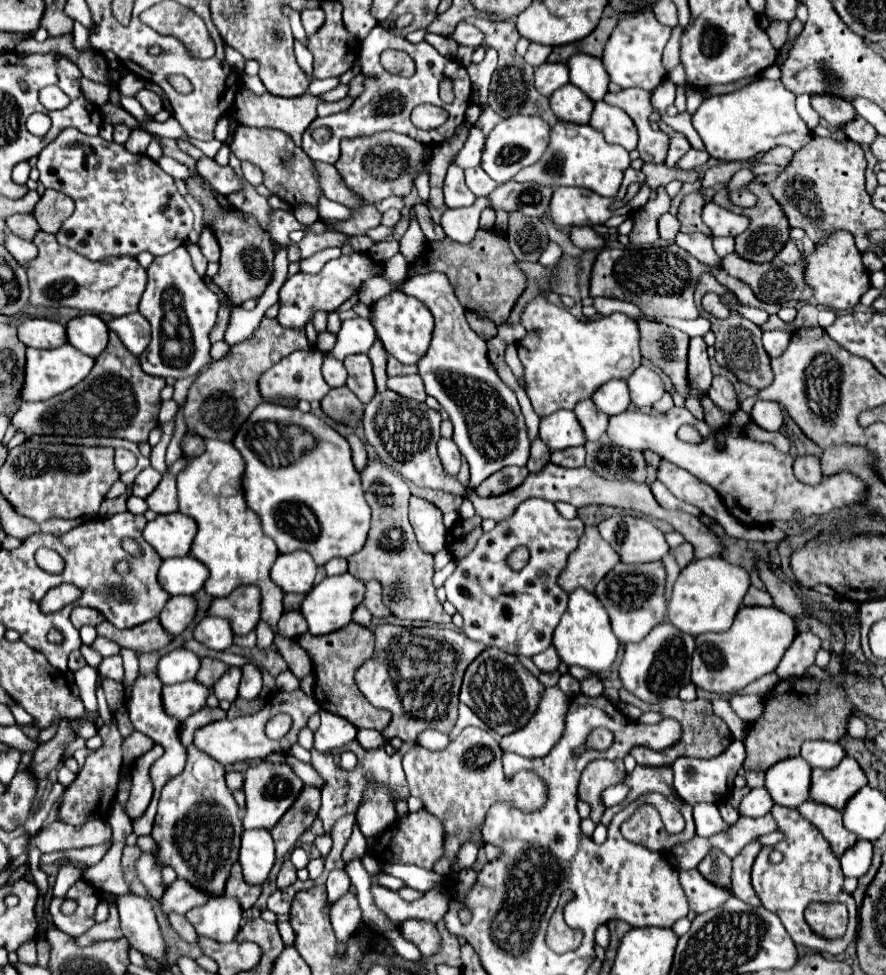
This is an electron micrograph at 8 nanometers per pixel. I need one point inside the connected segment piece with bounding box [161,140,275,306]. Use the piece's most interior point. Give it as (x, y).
(246, 263)

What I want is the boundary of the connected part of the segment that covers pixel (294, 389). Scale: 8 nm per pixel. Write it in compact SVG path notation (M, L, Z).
M312 348L309 351L299 350L286 356L279 361L273 368L269 368L263 376L261 376L261 392L267 396L267 398L277 398L277 396L283 396L283 398L297 398L297 400L321 400L327 392L329 392L329 386L327 382L323 380L321 367L323 363L323 355L317 348Z

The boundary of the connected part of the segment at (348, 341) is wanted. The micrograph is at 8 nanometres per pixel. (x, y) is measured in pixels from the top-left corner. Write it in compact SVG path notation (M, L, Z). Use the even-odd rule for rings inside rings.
M351 318L343 320L343 328L337 336L335 346L327 352L327 356L333 356L337 360L343 360L351 354L365 354L375 342L375 328L369 320L363 318Z

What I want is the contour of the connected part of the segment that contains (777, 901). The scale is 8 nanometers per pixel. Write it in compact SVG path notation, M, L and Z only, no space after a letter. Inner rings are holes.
M775 804L773 818L775 818L777 826L789 826L785 840L781 840L777 846L773 846L783 854L783 860L779 864L769 864L767 854L769 854L771 846L761 848L761 852L753 864L753 874L751 874L753 888L755 888L761 904L781 918L783 926L787 928L787 932L791 934L795 944L809 946L809 948L815 948L821 952L841 954L847 948L847 944L853 940L853 934L857 930L857 908L855 908L853 896L843 890L843 872L841 872L839 858L833 854L829 842L821 836L821 832L809 820L805 820L797 810ZM809 902L843 902L849 910L849 928L847 928L845 936L839 940L827 940L823 936L817 936L803 918L803 910L807 908Z

